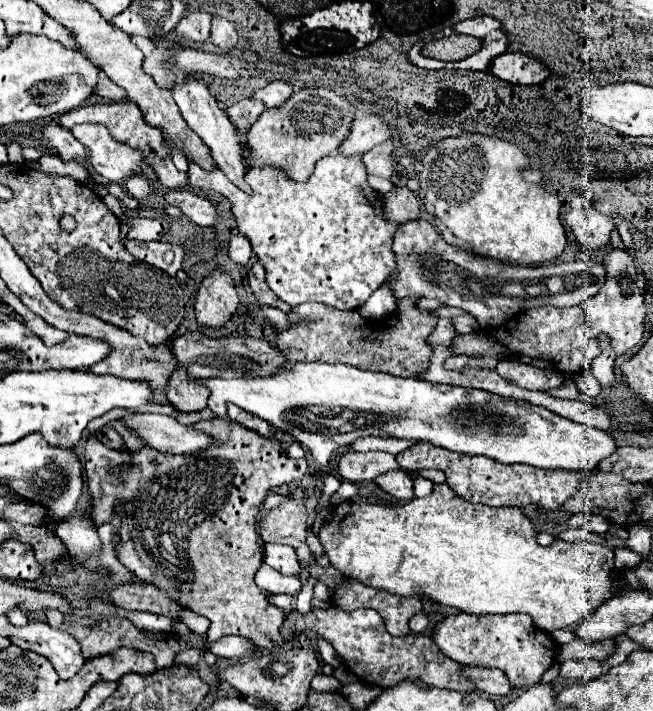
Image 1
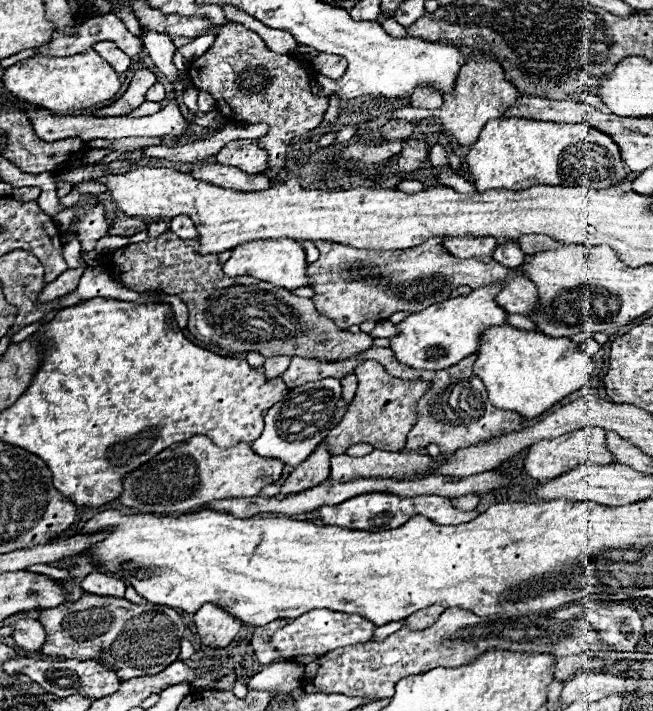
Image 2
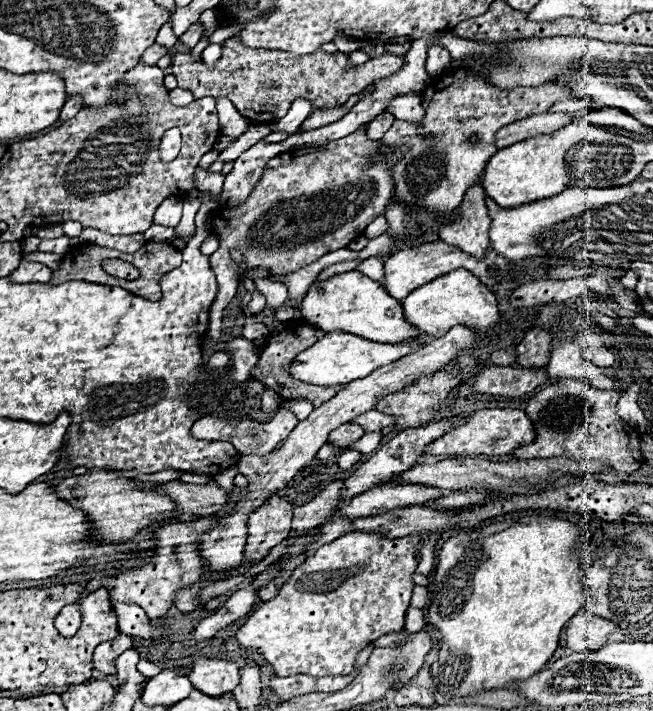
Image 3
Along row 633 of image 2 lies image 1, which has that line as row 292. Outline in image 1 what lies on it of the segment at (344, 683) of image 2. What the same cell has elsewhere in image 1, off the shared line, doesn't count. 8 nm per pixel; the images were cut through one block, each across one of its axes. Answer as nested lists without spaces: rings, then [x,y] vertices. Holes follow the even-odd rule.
[[[420,220],[420,224],[402,224],[394,236],[392,250],[396,254],[396,270],[398,270],[398,280],[392,286],[396,298],[404,296],[426,296],[426,298],[436,298],[444,302],[446,306],[456,306],[466,312],[470,312],[480,326],[498,326],[510,316],[528,310],[528,308],[538,308],[544,304],[552,306],[576,306],[584,302],[586,298],[594,296],[602,284],[604,284],[604,266],[598,262],[560,262],[560,264],[550,264],[550,266],[512,266],[512,264],[500,264],[500,262],[488,262],[488,260],[476,260],[464,250],[456,250],[448,242],[442,240],[442,236],[434,230],[434,226],[426,220]]]

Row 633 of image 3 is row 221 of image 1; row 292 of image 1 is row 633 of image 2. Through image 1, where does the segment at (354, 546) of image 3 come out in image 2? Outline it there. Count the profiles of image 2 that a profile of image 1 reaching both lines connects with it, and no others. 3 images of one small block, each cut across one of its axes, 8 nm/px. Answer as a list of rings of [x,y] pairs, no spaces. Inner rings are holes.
[[[312,610],[308,614],[302,614],[300,618],[290,620],[288,626],[280,628],[272,636],[272,644],[274,644],[274,648],[278,648],[278,652],[282,652],[284,660],[308,664],[334,648],[370,642],[374,628],[376,626],[372,622],[368,622],[366,618],[356,616],[356,614],[340,614],[340,612],[332,612],[332,610]]]

